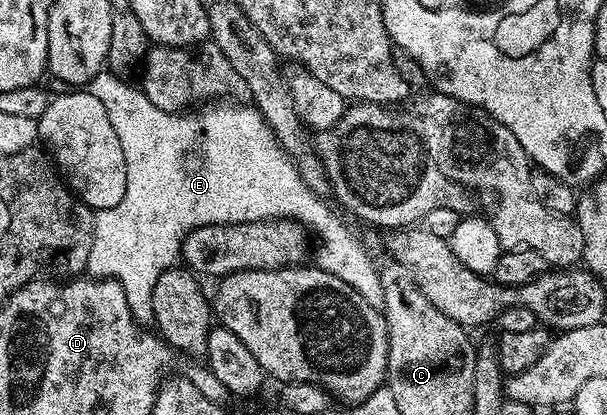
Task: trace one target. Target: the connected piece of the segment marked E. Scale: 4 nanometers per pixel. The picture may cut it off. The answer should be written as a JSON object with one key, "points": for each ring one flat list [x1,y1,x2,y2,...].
{"points":[[124,77,109,78,105,88,94,87,92,94,95,100,103,104,103,108,107,108,111,128,115,128,115,136,119,136,119,148,123,148,123,160,127,164,127,192,123,192,123,200,119,200,115,208,96,211,87,270,92,277,114,278,120,284,127,296,131,316,138,324,152,323,153,309,149,303,149,293,155,292,155,280,159,280,165,270,178,265,181,241,196,226,268,222,279,218,299,222,312,233,314,230,325,241,323,268,363,296,367,304,383,307,381,274,373,267,364,246,325,207,324,199,310,196,308,191,303,190,301,177,292,165,285,166,287,155,278,146,269,125,261,119,256,108,249,104,213,104,200,112,168,114,155,108,155,104,144,101,135,90,133,94,132,88,125,86]]}

